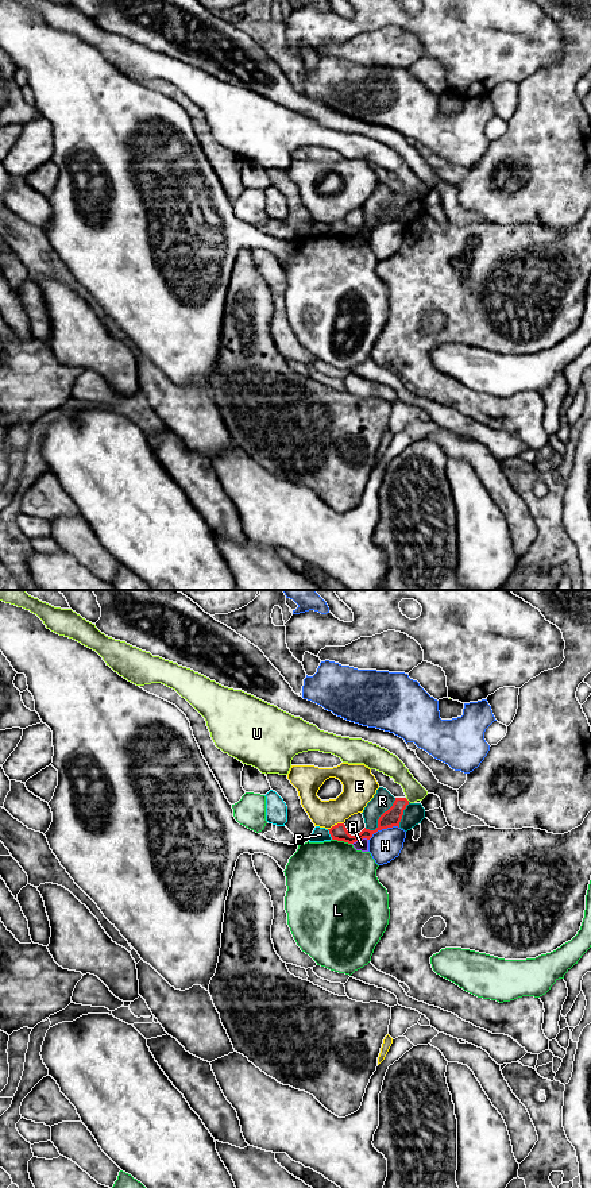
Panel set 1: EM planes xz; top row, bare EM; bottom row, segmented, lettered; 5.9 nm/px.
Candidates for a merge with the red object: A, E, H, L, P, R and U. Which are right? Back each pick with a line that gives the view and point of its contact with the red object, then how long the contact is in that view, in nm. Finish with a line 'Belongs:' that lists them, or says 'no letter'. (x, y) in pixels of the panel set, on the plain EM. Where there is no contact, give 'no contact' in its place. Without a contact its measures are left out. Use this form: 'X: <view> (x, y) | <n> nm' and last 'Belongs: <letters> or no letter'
Belongs: no letter

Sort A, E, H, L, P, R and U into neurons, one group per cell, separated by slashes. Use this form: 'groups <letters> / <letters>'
groups A / E / H / L / P / R / U

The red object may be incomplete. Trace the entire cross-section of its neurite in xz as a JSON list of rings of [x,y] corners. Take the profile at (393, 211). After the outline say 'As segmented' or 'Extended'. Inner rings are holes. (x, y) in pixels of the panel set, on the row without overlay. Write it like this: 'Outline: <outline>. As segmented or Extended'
Outline: [[[395,193],[393,201],[385,207],[379,215],[378,215],[378,223],[375,225],[363,224],[360,228],[351,231],[345,223],[344,219],[337,219],[332,221],[329,225],[329,230],[332,235],[344,236],[348,239],[354,239],[356,236],[360,236],[363,234],[370,235],[374,228],[382,224],[398,221],[403,211],[403,205],[409,200],[409,196],[406,193]]]. As segmented

